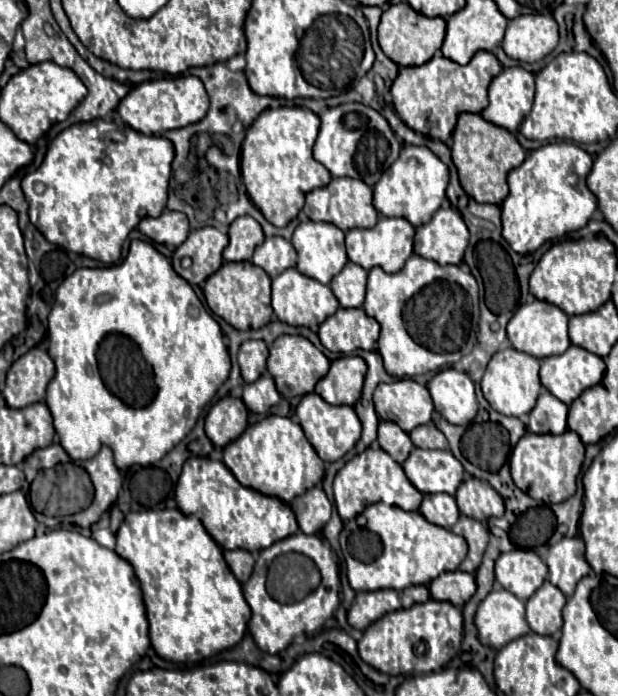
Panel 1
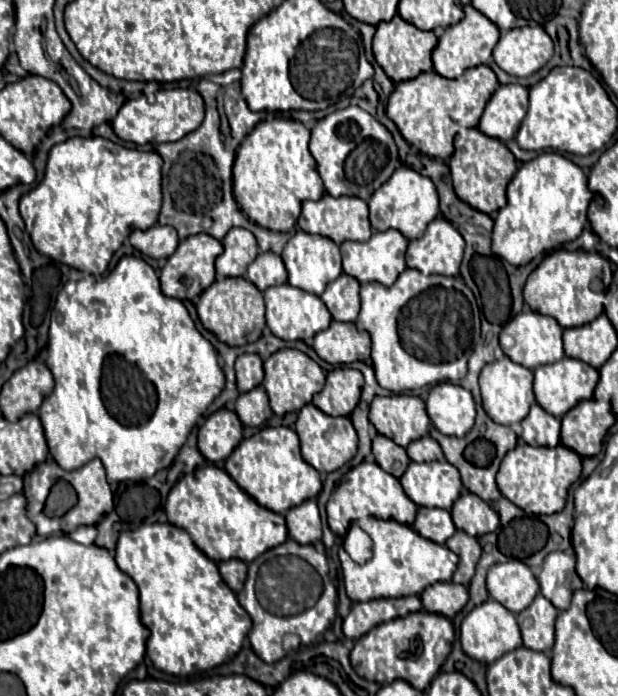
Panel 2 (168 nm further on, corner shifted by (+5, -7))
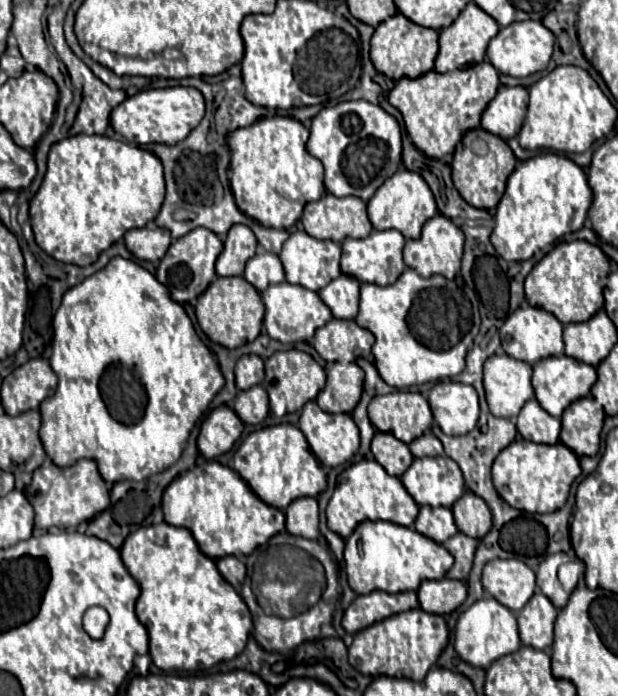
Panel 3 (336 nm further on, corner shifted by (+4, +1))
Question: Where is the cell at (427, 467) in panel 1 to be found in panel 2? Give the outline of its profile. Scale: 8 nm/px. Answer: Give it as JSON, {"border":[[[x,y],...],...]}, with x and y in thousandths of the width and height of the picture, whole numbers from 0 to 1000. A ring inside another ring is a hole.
{"border":[[[663,664],[647,687],[660,716],[673,727],[728,733],[744,710],[741,672],[728,664]]]}

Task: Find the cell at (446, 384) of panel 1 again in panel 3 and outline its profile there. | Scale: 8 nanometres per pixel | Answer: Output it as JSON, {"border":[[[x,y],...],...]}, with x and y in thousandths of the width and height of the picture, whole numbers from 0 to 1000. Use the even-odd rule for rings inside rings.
{"border":[[[717,546],[694,563],[694,583],[723,626],[759,624],[775,603],[772,563],[759,552]]]}

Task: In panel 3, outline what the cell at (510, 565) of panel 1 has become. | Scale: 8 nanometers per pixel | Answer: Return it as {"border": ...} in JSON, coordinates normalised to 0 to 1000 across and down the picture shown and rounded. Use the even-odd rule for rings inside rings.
{"border":[[[794,805],[782,816],[782,845],[824,876],[843,876],[866,853],[866,822],[843,805]]]}

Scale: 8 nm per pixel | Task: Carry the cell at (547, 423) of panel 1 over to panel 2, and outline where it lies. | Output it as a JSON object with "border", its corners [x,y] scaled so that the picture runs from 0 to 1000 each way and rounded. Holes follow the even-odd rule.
{"border":[[[874,580],[858,586],[858,595],[845,603],[845,632],[864,641],[903,641],[906,638],[906,601],[887,595]]]}

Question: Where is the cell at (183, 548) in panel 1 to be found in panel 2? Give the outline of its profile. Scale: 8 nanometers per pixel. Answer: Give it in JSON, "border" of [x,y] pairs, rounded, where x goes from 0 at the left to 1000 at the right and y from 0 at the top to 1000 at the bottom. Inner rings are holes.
{"border":[[[230,753],[217,761],[201,761],[188,782],[188,810],[207,825],[227,848],[227,885],[230,897],[243,905],[236,940],[246,954],[282,971],[311,971],[333,966],[353,954],[372,951],[395,925],[405,908],[405,885],[379,859],[379,851],[359,833],[353,813],[340,805],[307,773],[307,767],[282,753]]]}

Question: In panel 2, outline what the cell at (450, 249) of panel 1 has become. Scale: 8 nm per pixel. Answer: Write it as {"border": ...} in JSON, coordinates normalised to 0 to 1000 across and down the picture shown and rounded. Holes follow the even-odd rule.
{"border":[[[715,310],[702,313],[686,339],[663,345],[657,359],[657,379],[683,394],[738,397],[751,365],[751,342]]]}

